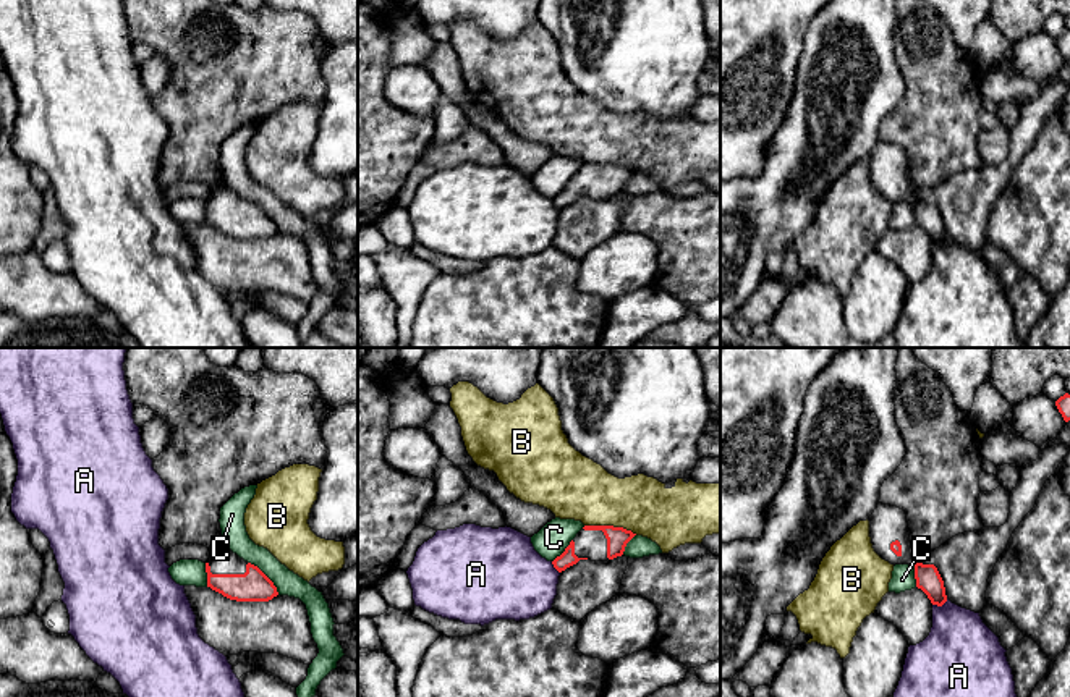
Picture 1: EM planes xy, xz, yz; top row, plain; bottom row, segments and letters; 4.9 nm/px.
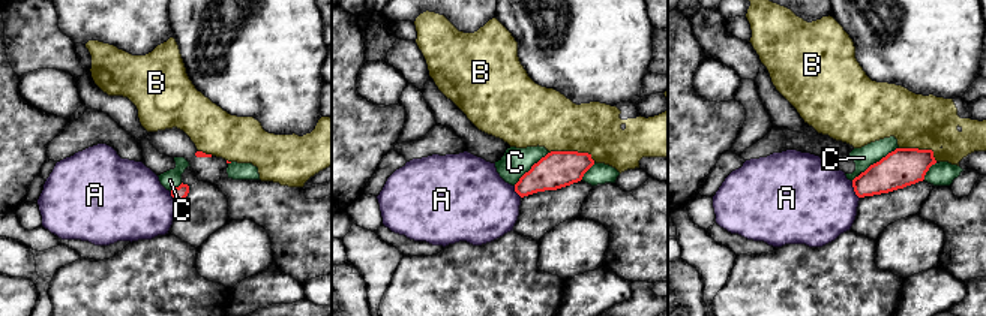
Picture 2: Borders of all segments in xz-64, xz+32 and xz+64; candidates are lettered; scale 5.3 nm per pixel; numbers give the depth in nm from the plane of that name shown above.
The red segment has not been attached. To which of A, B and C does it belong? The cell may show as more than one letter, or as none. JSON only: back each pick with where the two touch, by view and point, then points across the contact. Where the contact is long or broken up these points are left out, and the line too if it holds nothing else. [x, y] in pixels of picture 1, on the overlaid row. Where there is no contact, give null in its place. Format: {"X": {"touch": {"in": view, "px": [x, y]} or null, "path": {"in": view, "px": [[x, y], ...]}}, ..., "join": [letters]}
{"join": []}

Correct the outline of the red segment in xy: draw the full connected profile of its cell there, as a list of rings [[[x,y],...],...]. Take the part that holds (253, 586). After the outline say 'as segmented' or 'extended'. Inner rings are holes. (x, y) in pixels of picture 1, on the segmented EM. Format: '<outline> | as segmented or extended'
[[[227,545],[210,551],[206,563],[207,587],[236,602],[269,602],[278,595],[274,582]]] | extended

